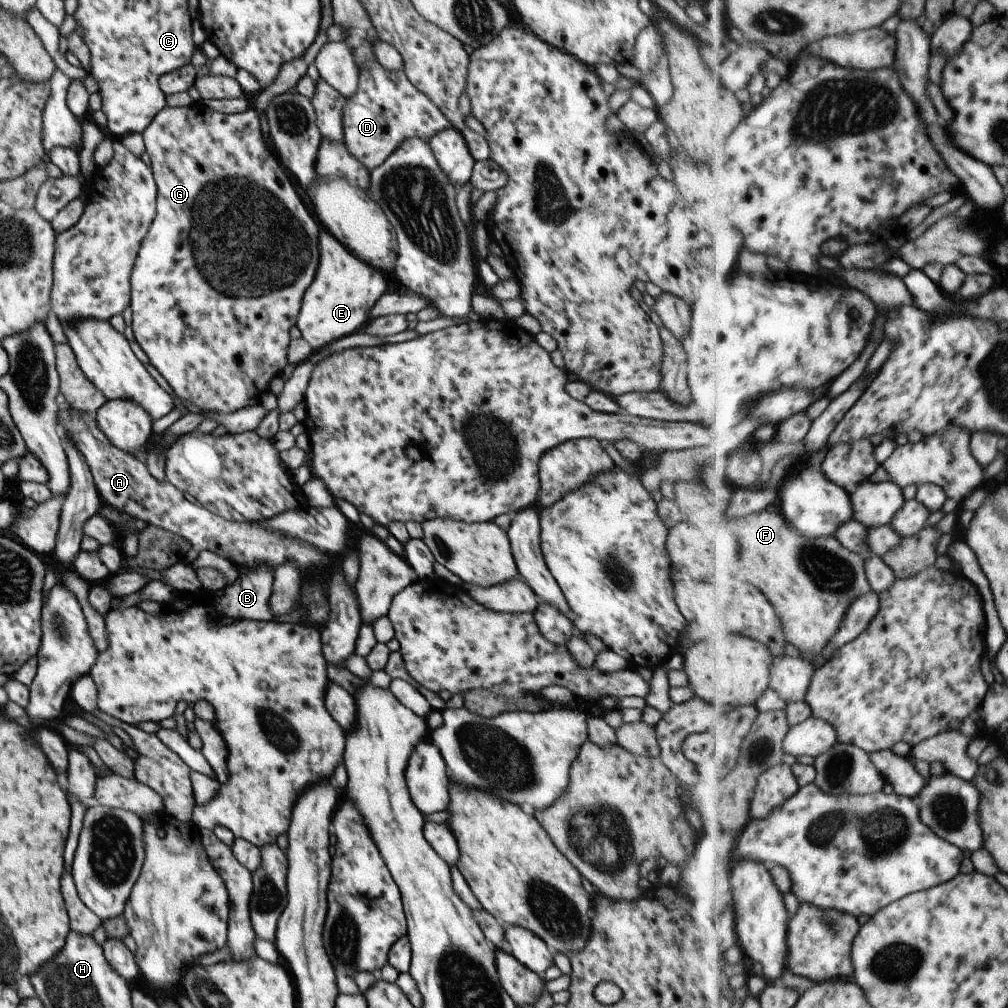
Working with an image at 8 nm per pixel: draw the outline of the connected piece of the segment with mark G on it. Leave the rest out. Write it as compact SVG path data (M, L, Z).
M194 102L190 107L164 107L160 112L156 113L156 116L152 119L152 122L141 132L146 151L150 155L151 169L153 170L154 180L157 186L157 213L152 221L151 227L144 237L140 250L138 251L135 263L131 272L131 304L133 312L133 321L131 324L133 335L138 342L138 346L144 350L146 356L148 356L148 366L156 369L168 382L170 388L173 390L173 394L187 400L188 402L197 406L200 411L203 410L216 410L218 413L230 414L236 411L250 406L249 400L252 397L260 398L264 391L269 390L269 384L272 379L278 376L285 376L289 369L289 362L287 359L287 348L292 338L290 337L290 328L297 323L298 315L301 312L301 304L304 293L307 288L313 283L316 269L318 268L318 261L320 260L319 253L319 230L320 224L316 223L316 220L310 215L310 212L306 209L304 203L300 199L296 188L290 182L290 178L286 174L286 168L283 163L277 158L270 146L264 142L262 132L260 131L260 117L259 112L255 108L246 109L241 113L222 114L217 110L211 109L205 102Z

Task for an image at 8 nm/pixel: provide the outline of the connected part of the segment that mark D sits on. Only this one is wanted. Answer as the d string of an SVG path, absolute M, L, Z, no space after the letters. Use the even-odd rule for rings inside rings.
M377 60L360 71L357 91L343 108L343 143L368 171L379 167L404 140L416 137L426 141L450 127L453 125L436 103L408 80L404 70L391 72Z

